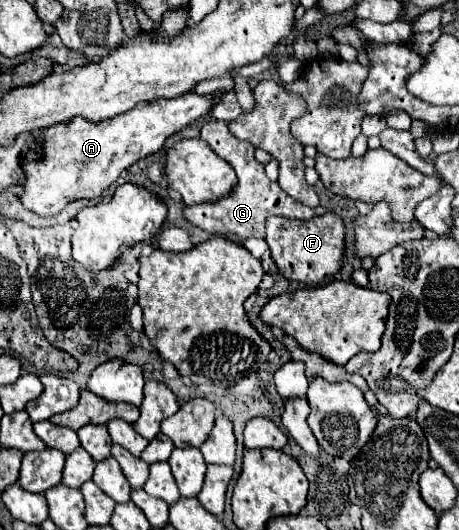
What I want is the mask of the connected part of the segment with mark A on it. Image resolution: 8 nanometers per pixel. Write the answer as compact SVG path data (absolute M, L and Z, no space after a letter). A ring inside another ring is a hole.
M188 92L172 100L138 104L130 112L118 114L110 120L88 122L78 116L68 124L56 124L46 128L42 132L44 160L24 160L22 164L26 172L24 192L20 196L22 204L40 216L50 216L58 214L68 202L74 202L78 198L98 198L104 190L110 188L112 182L116 182L116 178L126 168L130 168L140 158L158 152L168 136L208 114L212 104L212 96Z

